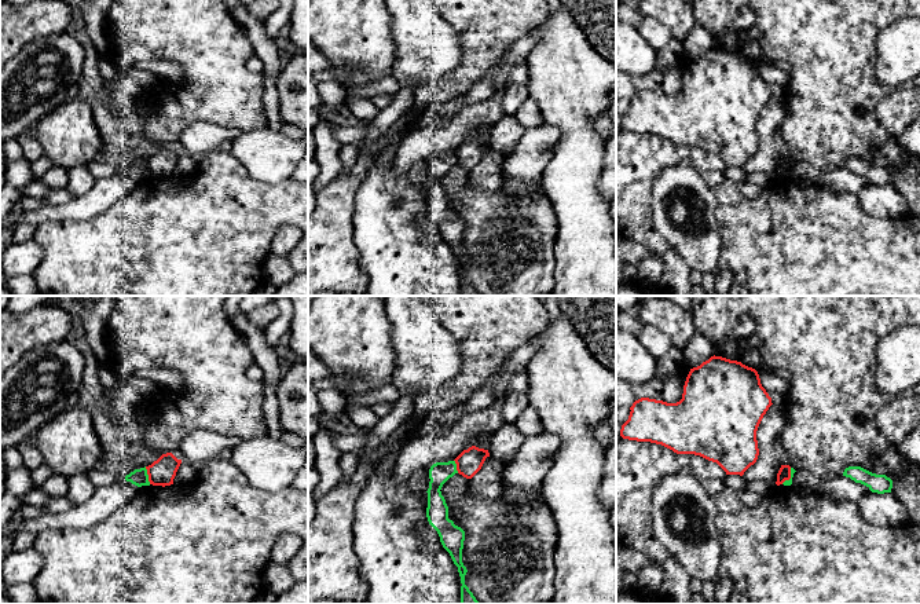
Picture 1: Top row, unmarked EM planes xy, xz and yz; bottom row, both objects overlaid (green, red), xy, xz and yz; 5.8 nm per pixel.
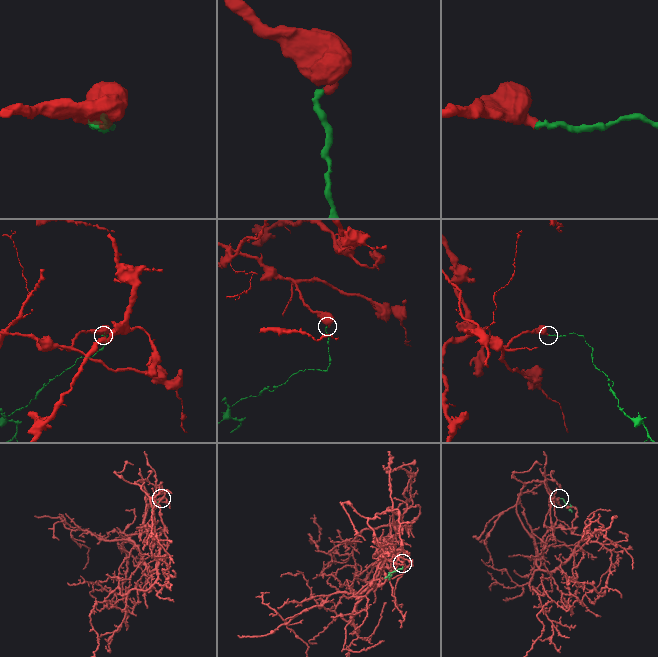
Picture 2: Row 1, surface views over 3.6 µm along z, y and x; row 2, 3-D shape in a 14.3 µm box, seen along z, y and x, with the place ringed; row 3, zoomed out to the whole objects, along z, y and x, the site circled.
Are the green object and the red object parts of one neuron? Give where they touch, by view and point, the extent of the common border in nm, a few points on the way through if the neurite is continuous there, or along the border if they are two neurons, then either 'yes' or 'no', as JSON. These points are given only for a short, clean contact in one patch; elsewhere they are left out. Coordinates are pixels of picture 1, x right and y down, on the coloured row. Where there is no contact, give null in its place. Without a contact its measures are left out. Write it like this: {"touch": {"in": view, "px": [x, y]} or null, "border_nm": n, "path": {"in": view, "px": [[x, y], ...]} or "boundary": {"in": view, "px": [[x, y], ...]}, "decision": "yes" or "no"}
{"touch": {"in": "xy", "px": [147, 475]}, "border_nm": 110, "boundary": {"in": "xy", "px": [[145, 467], [150, 483]]}, "decision": "no"}

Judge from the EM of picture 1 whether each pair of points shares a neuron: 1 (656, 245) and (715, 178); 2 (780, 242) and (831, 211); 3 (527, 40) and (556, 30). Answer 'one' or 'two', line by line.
1: two
2: one
3: two

